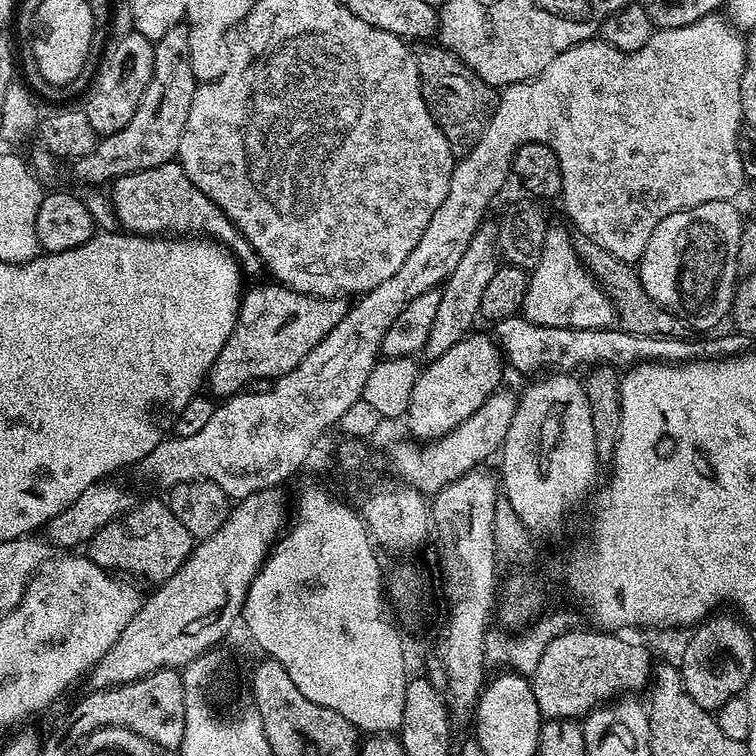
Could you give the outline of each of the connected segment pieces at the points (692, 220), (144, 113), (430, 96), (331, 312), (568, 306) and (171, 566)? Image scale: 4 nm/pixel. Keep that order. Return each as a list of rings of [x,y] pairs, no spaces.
[[[730,200],[706,202],[662,218],[662,222],[654,226],[654,234],[650,234],[650,242],[646,242],[646,250],[638,261],[640,281],[646,294],[650,294],[650,298],[654,298],[654,302],[661,304],[666,311],[673,312],[676,319],[683,320],[689,329],[712,328],[726,320],[732,311],[732,299],[738,287],[736,263],[745,226],[736,206]]]
[[[174,25],[154,44],[154,74],[134,118],[114,134],[97,139],[94,150],[71,165],[72,172],[84,186],[108,186],[119,176],[134,174],[138,170],[150,170],[154,166],[173,163],[177,159],[182,142],[182,130],[186,130],[186,118],[190,114],[190,102],[198,81],[190,66],[190,45],[187,41],[188,25]]]
[[[424,42],[415,49],[416,65],[422,86],[422,98],[432,111],[433,122],[440,127],[453,153],[469,152],[484,133],[484,127],[496,109],[497,89],[482,82],[452,52],[445,52],[436,42]]]
[[[279,282],[267,283],[260,284],[249,292],[247,289],[243,293],[234,330],[206,377],[207,387],[212,387],[213,397],[227,398],[237,395],[251,385],[248,384],[251,380],[271,382],[277,376],[285,376],[302,362],[302,358],[306,358],[306,354],[310,354],[310,350],[314,350],[314,346],[318,346],[318,342],[322,342],[322,338],[326,338],[326,334],[330,334],[330,330],[334,330],[334,326],[338,326],[338,322],[342,322],[350,307],[349,301],[339,296],[307,296],[293,288],[286,288]]]
[[[549,226],[546,230],[546,242],[542,242],[542,254],[528,277],[522,314],[538,326],[562,326],[578,330],[611,328],[617,319],[616,307],[600,289],[595,276],[578,258],[574,250],[573,233],[565,228]]]
[[[163,499],[144,500],[114,518],[114,522],[102,526],[102,530],[88,540],[86,555],[89,560],[113,574],[141,576],[149,580],[150,585],[159,586],[184,565],[193,547],[194,537],[190,530],[186,530],[186,526],[174,518],[174,510],[170,510],[167,502]]]

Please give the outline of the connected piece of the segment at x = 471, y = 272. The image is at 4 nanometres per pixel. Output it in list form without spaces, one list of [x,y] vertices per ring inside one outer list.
[[[485,222],[480,225],[474,238],[470,238],[470,246],[466,246],[466,254],[462,254],[462,262],[454,266],[454,270],[440,288],[440,301],[434,317],[434,326],[430,329],[430,338],[426,338],[426,346],[422,353],[425,361],[431,362],[442,358],[442,354],[446,354],[450,346],[454,346],[473,331],[472,323],[480,316],[482,293],[490,283],[490,278],[494,278],[498,267],[497,229],[490,224]]]

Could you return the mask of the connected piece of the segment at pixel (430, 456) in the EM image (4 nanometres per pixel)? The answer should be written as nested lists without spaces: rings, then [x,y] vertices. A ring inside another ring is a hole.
[[[498,390],[490,398],[486,398],[486,402],[482,402],[482,406],[478,406],[478,410],[474,410],[474,414],[466,418],[466,422],[462,422],[445,436],[424,443],[404,438],[401,444],[394,445],[392,468],[397,472],[395,475],[411,488],[425,494],[435,494],[450,486],[450,482],[462,478],[462,474],[487,465],[487,460],[503,449],[506,430],[510,430],[510,422],[514,419],[517,393],[504,391]]]

